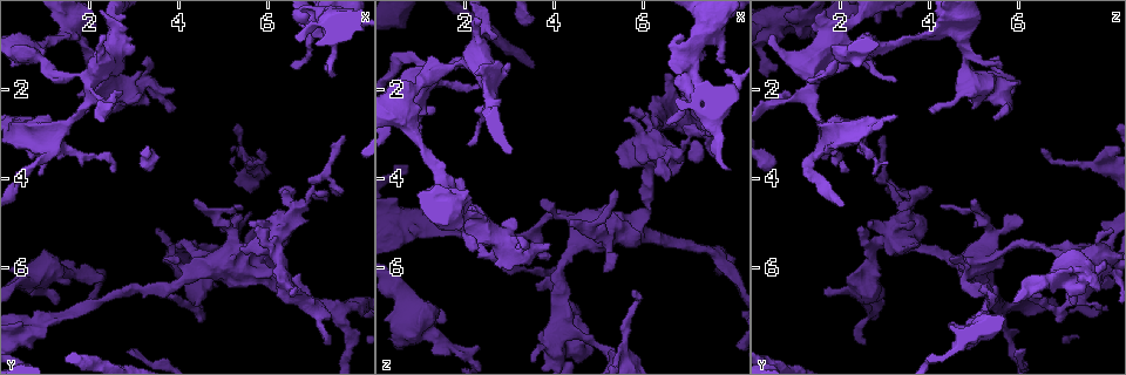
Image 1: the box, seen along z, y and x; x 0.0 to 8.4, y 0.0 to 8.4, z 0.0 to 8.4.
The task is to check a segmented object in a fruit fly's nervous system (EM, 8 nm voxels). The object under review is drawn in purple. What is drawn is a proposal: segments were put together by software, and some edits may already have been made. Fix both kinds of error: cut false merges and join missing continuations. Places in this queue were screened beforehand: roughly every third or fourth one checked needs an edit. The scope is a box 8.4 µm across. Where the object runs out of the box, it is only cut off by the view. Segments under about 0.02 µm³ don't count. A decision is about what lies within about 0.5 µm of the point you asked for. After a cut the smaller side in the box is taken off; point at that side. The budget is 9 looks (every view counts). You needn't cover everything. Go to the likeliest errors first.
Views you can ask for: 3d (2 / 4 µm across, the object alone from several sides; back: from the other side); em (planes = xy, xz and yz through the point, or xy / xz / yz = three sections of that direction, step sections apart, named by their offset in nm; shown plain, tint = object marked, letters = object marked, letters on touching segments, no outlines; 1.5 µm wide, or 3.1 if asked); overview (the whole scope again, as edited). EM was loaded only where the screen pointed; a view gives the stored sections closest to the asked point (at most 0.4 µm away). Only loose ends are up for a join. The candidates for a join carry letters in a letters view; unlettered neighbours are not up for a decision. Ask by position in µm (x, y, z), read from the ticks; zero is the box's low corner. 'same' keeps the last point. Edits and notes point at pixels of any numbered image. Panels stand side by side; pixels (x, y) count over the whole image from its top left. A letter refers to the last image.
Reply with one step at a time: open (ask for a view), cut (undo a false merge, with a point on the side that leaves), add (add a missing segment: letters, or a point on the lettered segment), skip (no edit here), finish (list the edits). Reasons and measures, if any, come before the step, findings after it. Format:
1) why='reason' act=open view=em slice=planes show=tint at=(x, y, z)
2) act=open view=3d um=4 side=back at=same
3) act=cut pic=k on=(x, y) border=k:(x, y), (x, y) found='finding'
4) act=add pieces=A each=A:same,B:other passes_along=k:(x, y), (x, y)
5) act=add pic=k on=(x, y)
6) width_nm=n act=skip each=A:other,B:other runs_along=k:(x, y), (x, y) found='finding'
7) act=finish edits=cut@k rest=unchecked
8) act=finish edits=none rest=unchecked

why='calibre changes' act=open view=em slice=yz step=4 show=tint at=(5.75, 3.80, 7.85)

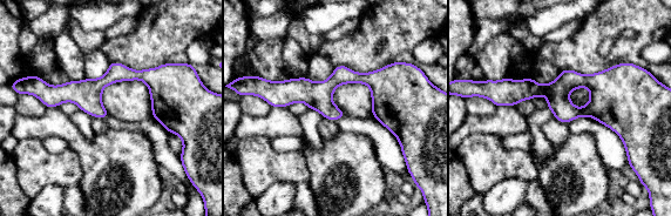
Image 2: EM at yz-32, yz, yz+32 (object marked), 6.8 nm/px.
why='cut it another way' act=open view=em slice=planes show=tint at=same

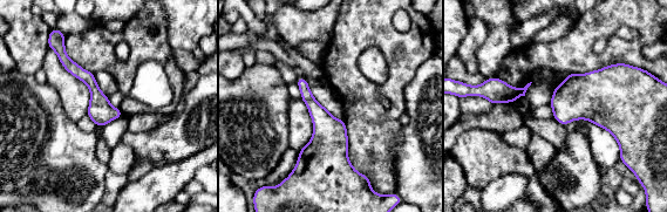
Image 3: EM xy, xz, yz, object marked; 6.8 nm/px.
why='what lies round it' act=open view=em slice=planes show=letters at=same

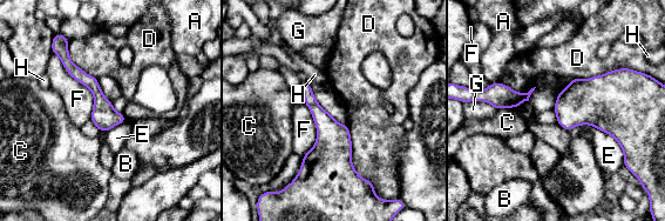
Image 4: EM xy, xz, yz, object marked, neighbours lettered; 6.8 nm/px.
width_nm=170 act=skip each=A:other,B:other,C:other,D:other,E:other,F:other,G:other,H:other found='one cell here'

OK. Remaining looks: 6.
why='abrupt turn' act=open view=3d um=4 at=(1.90, 1.70, 1.45)

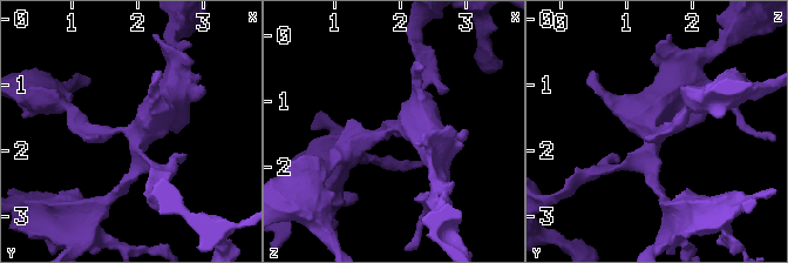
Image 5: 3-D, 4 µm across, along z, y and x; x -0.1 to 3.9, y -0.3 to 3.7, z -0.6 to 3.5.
why='shape alone is not enough' act=open view=em slice=planes show=letters at=(1.85, 1.70, 1.40)

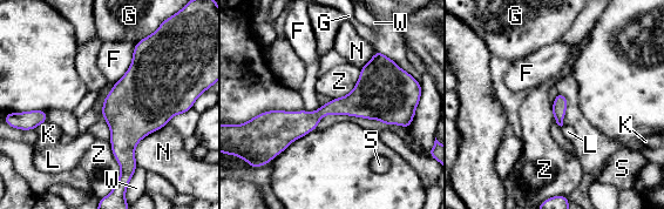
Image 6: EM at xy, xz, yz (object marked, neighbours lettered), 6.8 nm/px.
act=skip each=F:other,G:other,K:other,L:other,N:other,S:other,W:other,Z:other found='one cell here'

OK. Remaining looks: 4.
why='thick end' act=open view=3d um=2 at=(4.85, 6.35, 7.95)

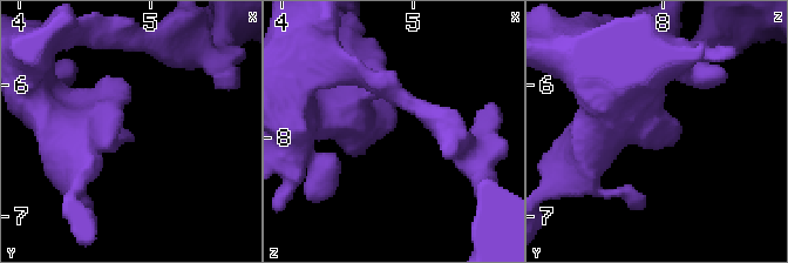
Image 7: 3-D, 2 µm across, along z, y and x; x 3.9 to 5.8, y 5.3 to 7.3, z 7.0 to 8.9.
why='need the tissue' act=open view=em slice=planes show=letters at=(4.88, 6.42, 7.90)

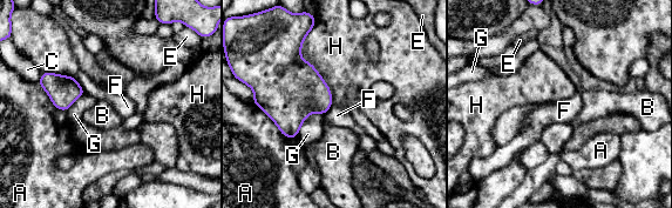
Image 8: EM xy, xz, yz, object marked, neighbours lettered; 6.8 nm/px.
width_nm=220 longest_contact=H:550nm act=skip each=A:other,B:other,C:other,E:other,F:other,G:other,H:other found='no lettered segment goes on from it'

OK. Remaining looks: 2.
why='thin end' act=open view=em slice=yz step=4 show=letters at=(2.15, 1.45, 5.60)

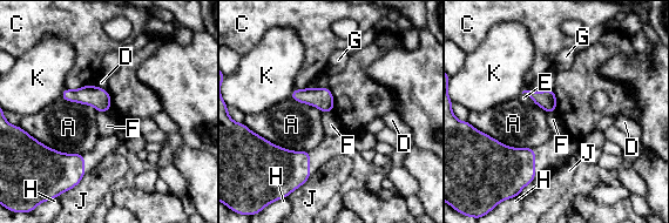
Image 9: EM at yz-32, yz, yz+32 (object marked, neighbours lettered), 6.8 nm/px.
act=open view=em slice=planes show=letters at=same

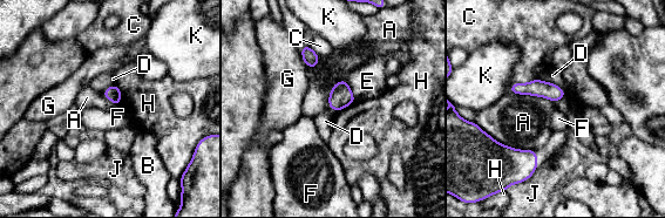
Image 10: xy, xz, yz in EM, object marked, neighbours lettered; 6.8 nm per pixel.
act=skip each=A:other,B:other,C:other,D:other,E:other,F:other,G:other,H:other,J:other,K:other found='none of them fits'

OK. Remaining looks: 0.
act=finish edits=none rest=unchecked

